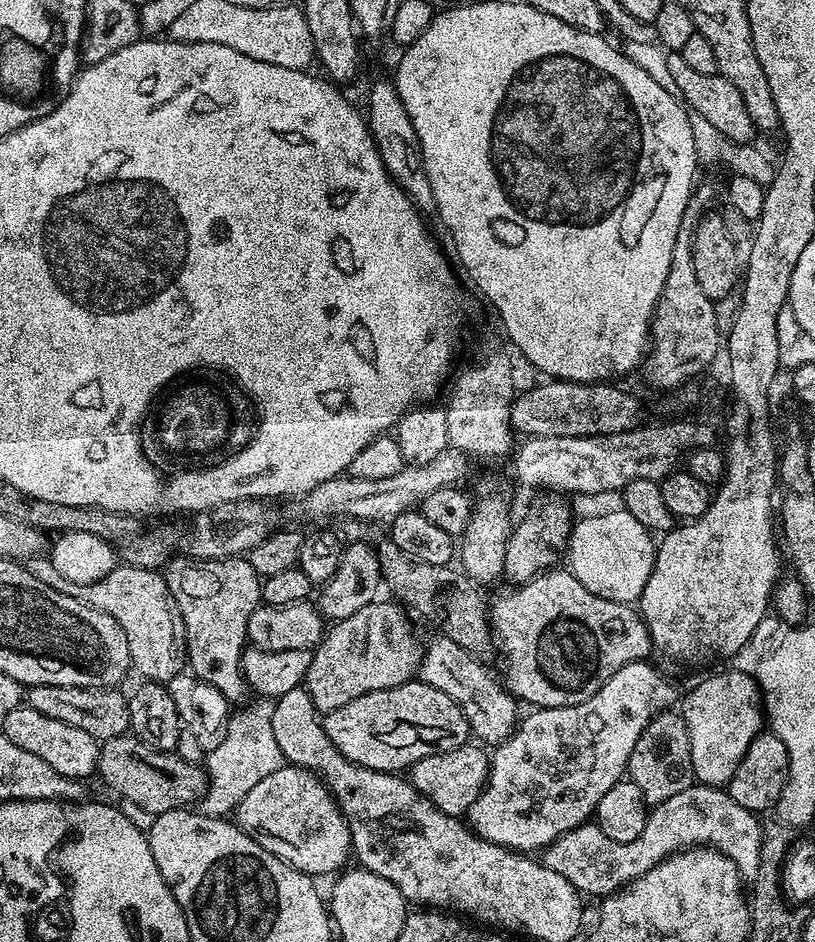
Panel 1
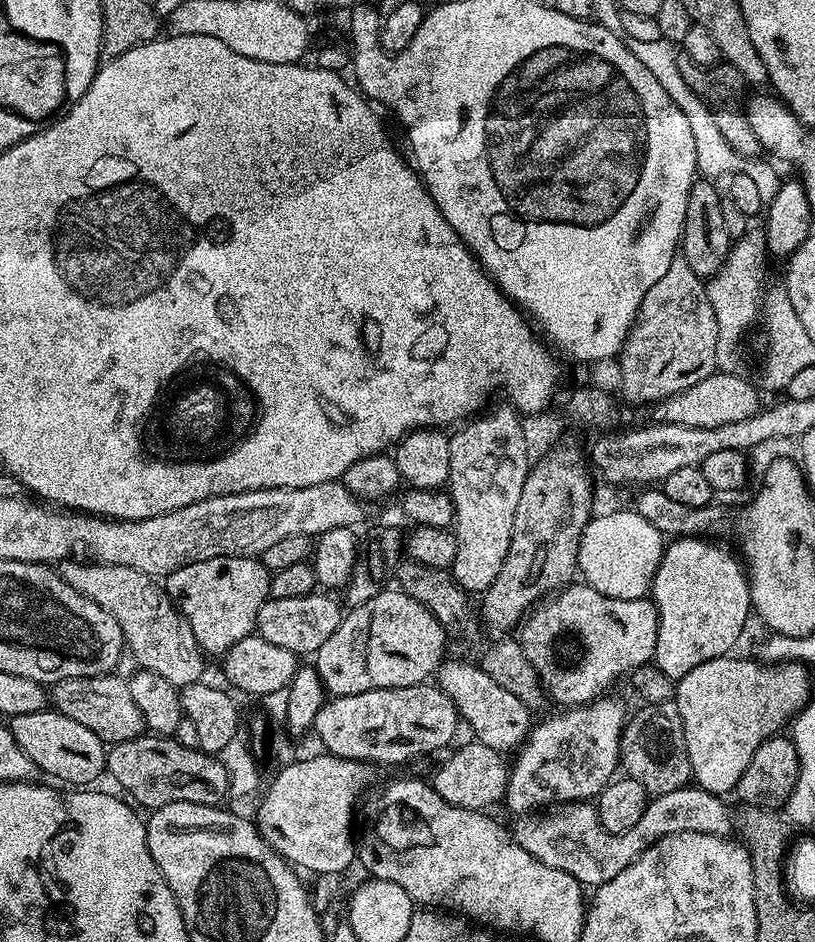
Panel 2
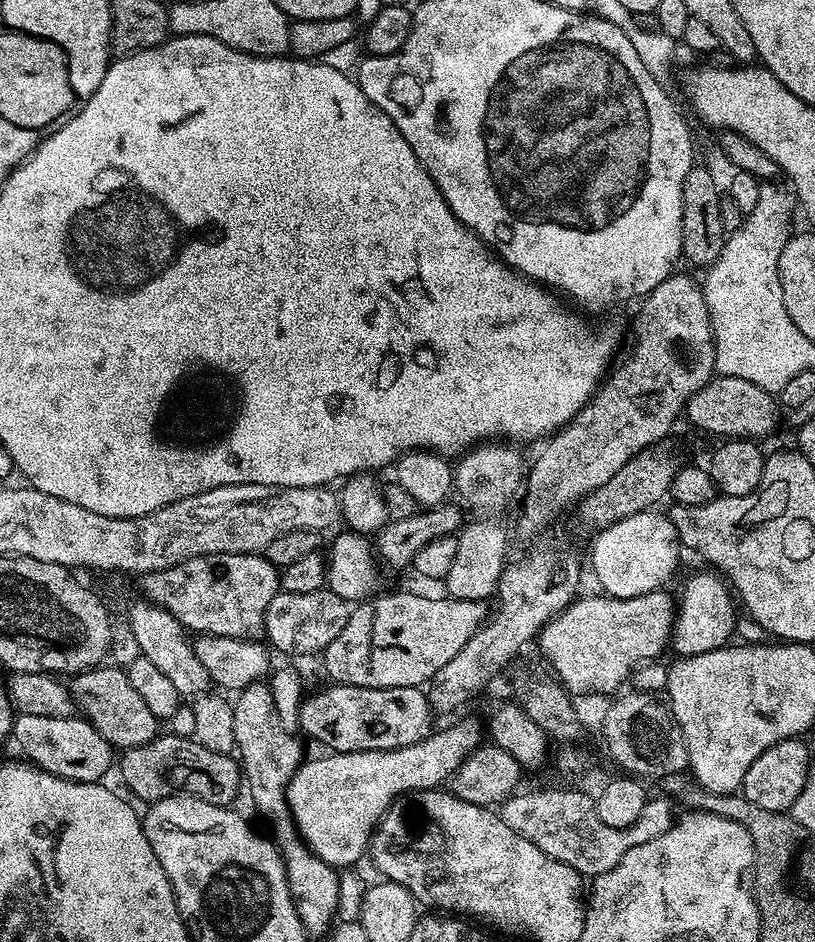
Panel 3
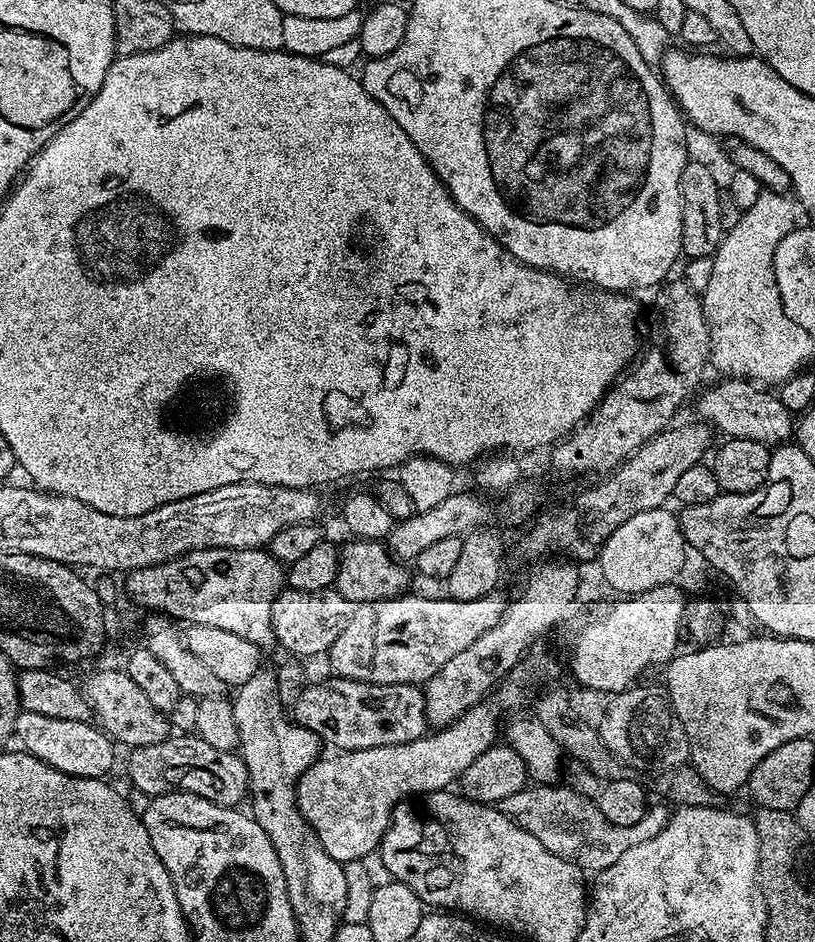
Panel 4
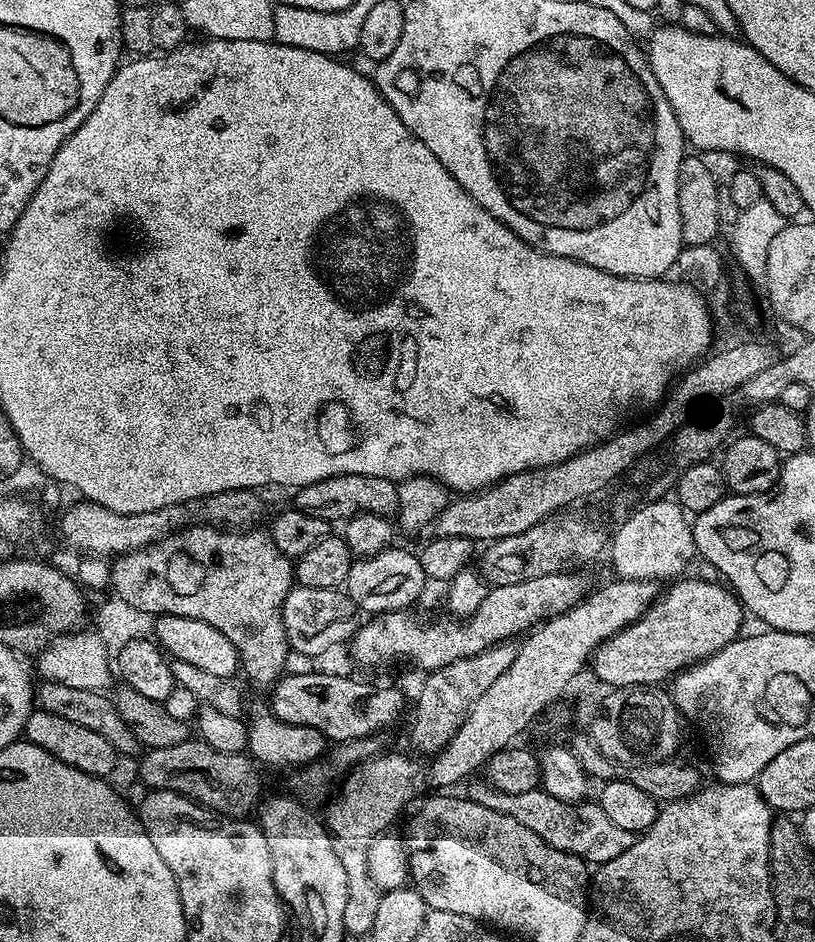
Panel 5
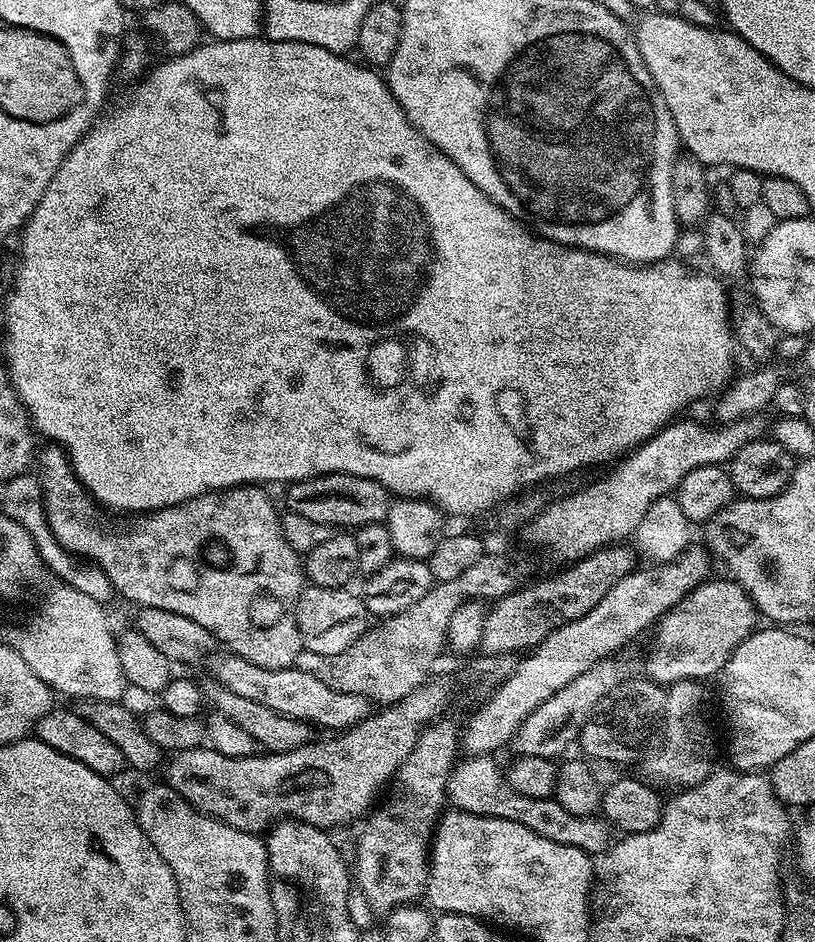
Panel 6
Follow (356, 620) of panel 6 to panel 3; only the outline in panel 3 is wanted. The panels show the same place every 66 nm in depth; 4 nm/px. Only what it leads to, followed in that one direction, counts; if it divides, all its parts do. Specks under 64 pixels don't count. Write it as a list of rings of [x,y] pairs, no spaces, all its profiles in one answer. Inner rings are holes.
[[[326,586],[310,594],[290,594],[281,590],[270,598],[270,606],[266,606],[262,632],[268,635],[267,643],[273,649],[276,647],[288,656],[308,656],[311,652],[320,654],[330,646],[330,642],[334,642],[334,638],[338,638],[338,634],[342,634],[342,626],[346,626],[352,609],[349,601],[338,598],[338,594]]]

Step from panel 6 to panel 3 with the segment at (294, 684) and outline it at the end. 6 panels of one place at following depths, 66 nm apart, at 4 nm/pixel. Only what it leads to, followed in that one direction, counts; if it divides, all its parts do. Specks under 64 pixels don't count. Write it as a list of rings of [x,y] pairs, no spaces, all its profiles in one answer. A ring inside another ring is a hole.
[[[332,684],[321,690],[317,696],[310,695],[302,704],[302,732],[303,735],[313,736],[320,744],[325,744],[325,749],[337,752],[369,752],[370,750],[394,750],[402,746],[414,746],[414,742],[422,742],[428,736],[432,735],[434,725],[432,725],[433,705],[430,703],[427,695],[423,696],[420,688],[359,688],[358,686],[350,686],[349,684]]]

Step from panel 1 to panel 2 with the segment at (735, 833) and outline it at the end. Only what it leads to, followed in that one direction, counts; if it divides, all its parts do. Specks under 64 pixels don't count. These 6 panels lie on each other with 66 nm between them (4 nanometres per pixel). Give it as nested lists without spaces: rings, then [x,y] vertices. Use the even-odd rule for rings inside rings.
[[[698,786],[670,790],[661,796],[651,797],[642,818],[638,818],[638,823],[631,830],[626,830],[622,834],[607,832],[591,803],[561,804],[553,807],[551,811],[539,818],[517,819],[515,821],[516,828],[514,827],[514,839],[517,844],[522,846],[522,850],[534,854],[534,858],[546,862],[546,866],[554,866],[554,870],[566,870],[566,874],[570,874],[582,886],[589,886],[588,884],[599,886],[610,882],[610,878],[614,878],[614,874],[622,874],[622,870],[626,870],[626,866],[633,864],[643,852],[647,852],[652,845],[657,844],[659,840],[670,834],[701,832],[702,834],[727,837],[728,831],[734,828],[734,812],[731,807],[728,809],[724,803],[725,801],[721,797],[702,790]]]

